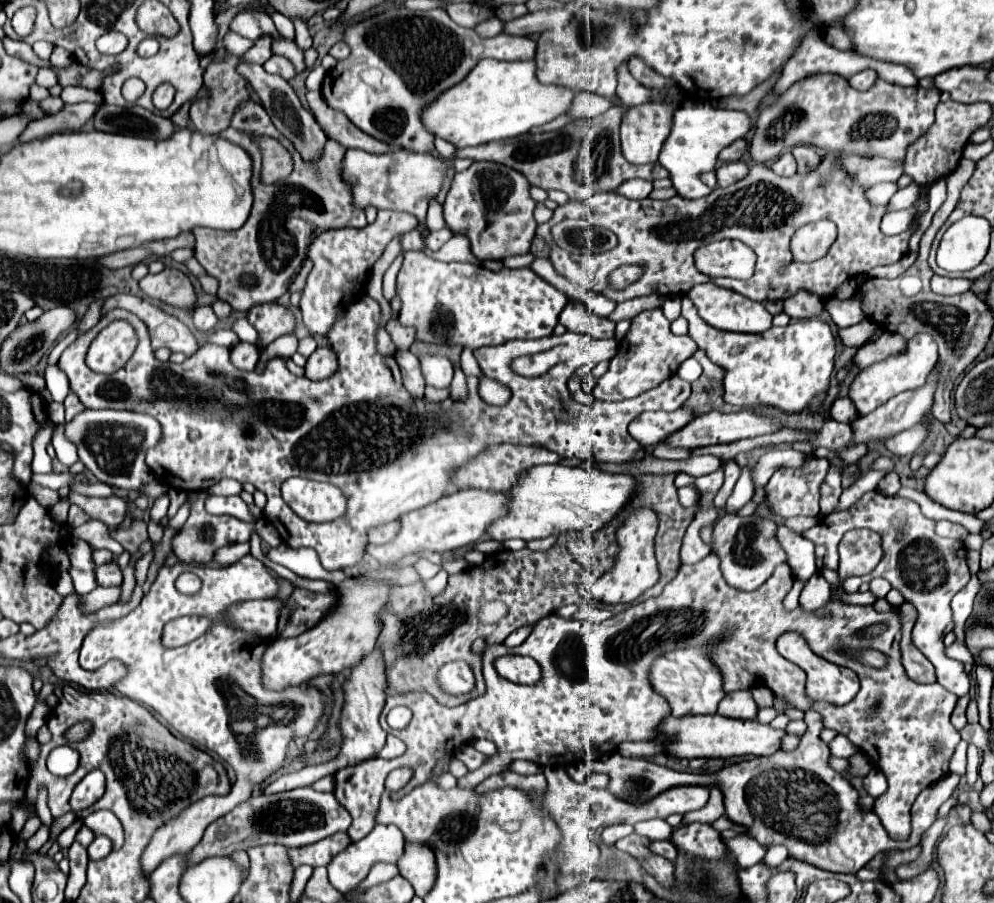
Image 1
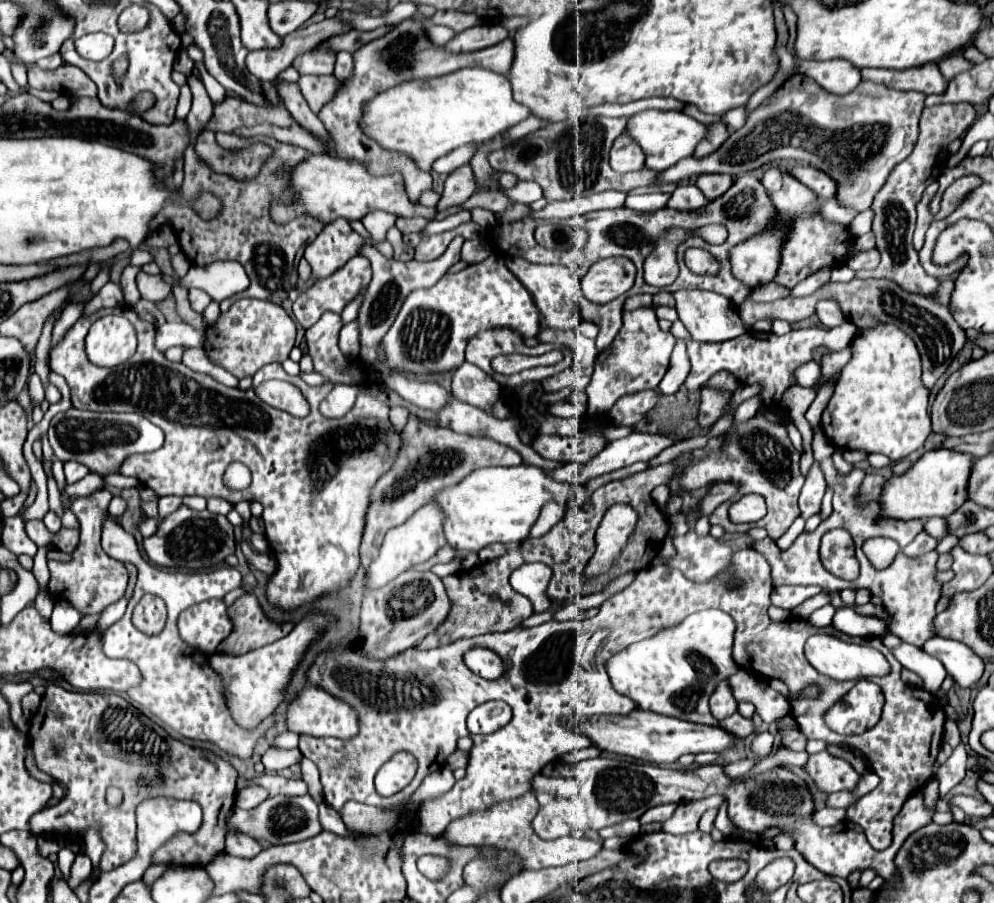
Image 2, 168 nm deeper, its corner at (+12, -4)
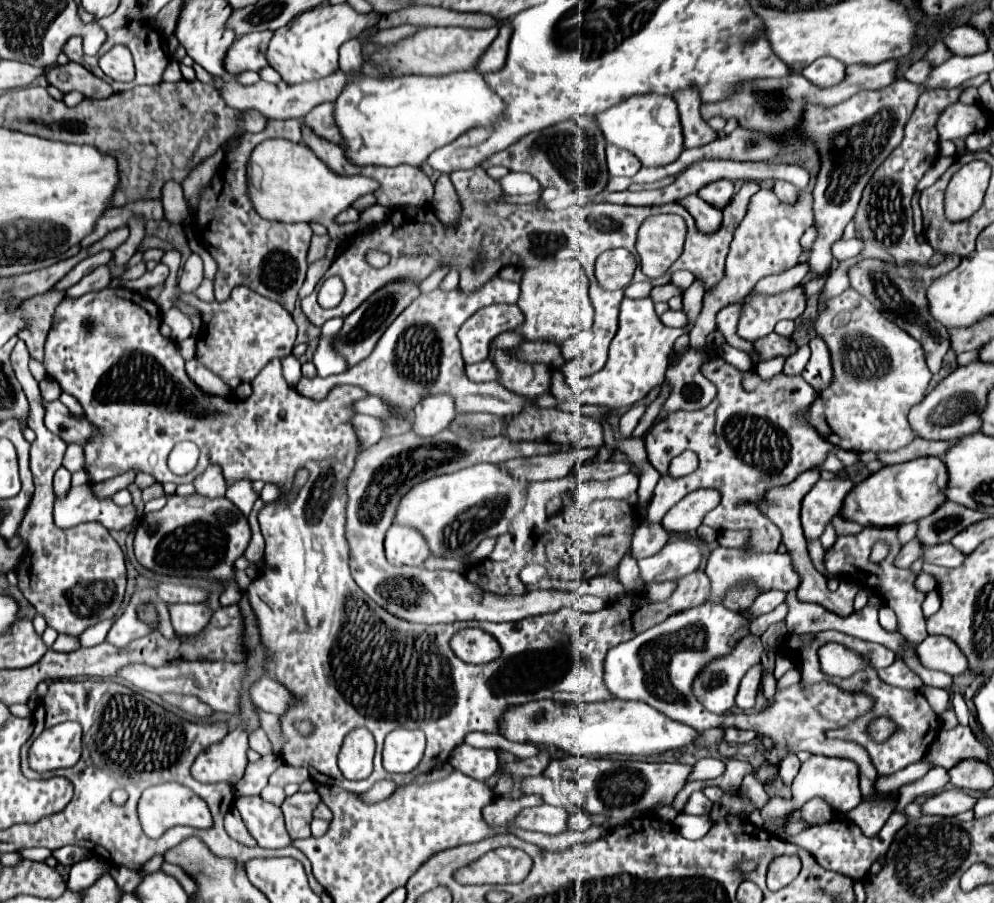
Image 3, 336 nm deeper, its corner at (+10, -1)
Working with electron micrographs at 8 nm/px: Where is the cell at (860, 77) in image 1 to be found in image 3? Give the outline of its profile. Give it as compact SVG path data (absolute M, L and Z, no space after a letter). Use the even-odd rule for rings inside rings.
M819 58L815 60L813 64L809 64L801 74L813 82L815 86L821 86L821 88L827 88L827 86L835 86L841 82L843 74L845 74L845 64L835 60L835 58Z

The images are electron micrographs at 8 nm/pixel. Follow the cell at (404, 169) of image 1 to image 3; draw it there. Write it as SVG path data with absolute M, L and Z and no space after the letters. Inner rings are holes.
M265 140L249 156L247 162L247 194L261 218L277 222L319 222L329 224L331 238L345 240L353 234L347 224L339 226L333 218L351 206L359 196L369 194L379 184L365 176L339 176L331 172L307 146L291 140Z

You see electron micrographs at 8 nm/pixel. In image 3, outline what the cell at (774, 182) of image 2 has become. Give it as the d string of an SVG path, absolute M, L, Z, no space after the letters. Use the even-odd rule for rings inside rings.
M777 180L773 192L777 194L777 198L779 198L783 204L793 204L793 202L797 200L797 188L791 186L789 182L781 182L781 180Z

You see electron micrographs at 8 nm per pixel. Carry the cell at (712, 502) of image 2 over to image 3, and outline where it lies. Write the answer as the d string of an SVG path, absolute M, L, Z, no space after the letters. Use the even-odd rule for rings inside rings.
M695 490L677 502L661 520L669 534L685 534L699 528L705 514L719 504L717 490Z

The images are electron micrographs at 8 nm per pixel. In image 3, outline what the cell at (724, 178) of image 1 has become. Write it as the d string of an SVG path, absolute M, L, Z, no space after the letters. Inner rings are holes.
M731 180L711 182L711 184L703 186L703 188L697 192L697 196L699 196L701 200L705 200L707 204L723 210L723 208L731 202L731 198L733 198L733 182L731 182Z

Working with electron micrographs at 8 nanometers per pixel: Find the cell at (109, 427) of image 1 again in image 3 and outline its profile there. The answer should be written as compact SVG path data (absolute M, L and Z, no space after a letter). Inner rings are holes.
M41 400L41 404L45 408L47 430L51 430L59 438L63 438L67 444L71 444L71 442L85 444L87 438L91 438L91 434L95 432L95 428L89 426L87 418L71 414L59 400L53 400L53 402Z

